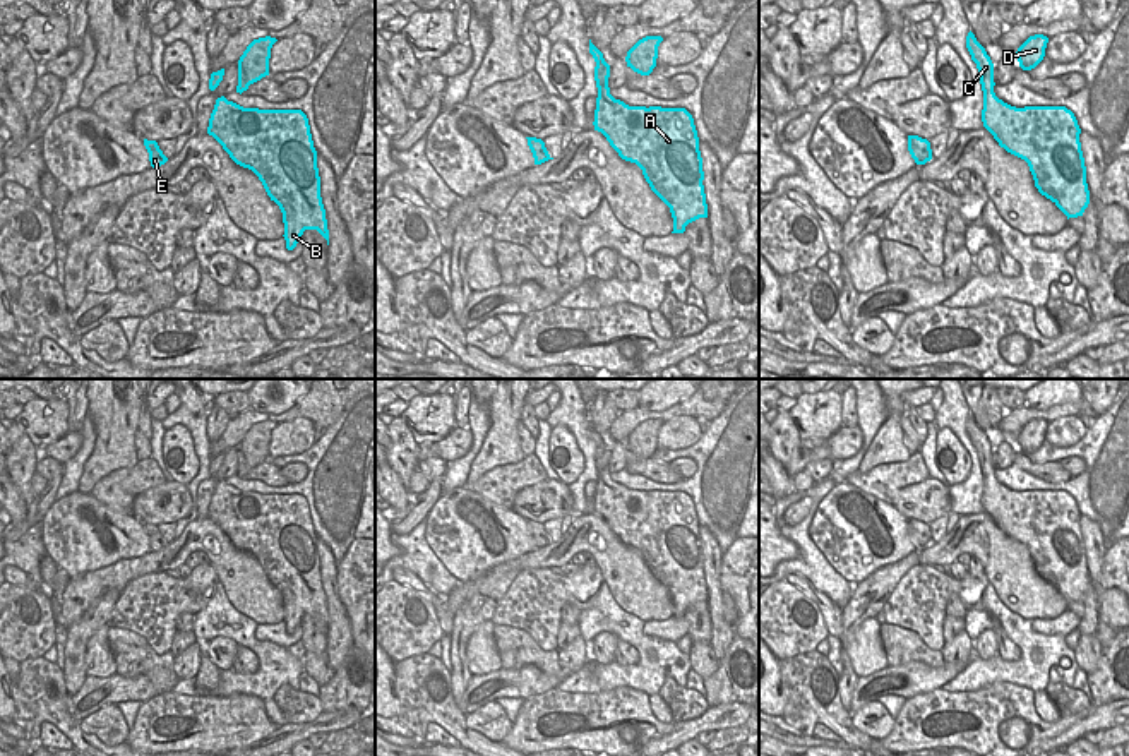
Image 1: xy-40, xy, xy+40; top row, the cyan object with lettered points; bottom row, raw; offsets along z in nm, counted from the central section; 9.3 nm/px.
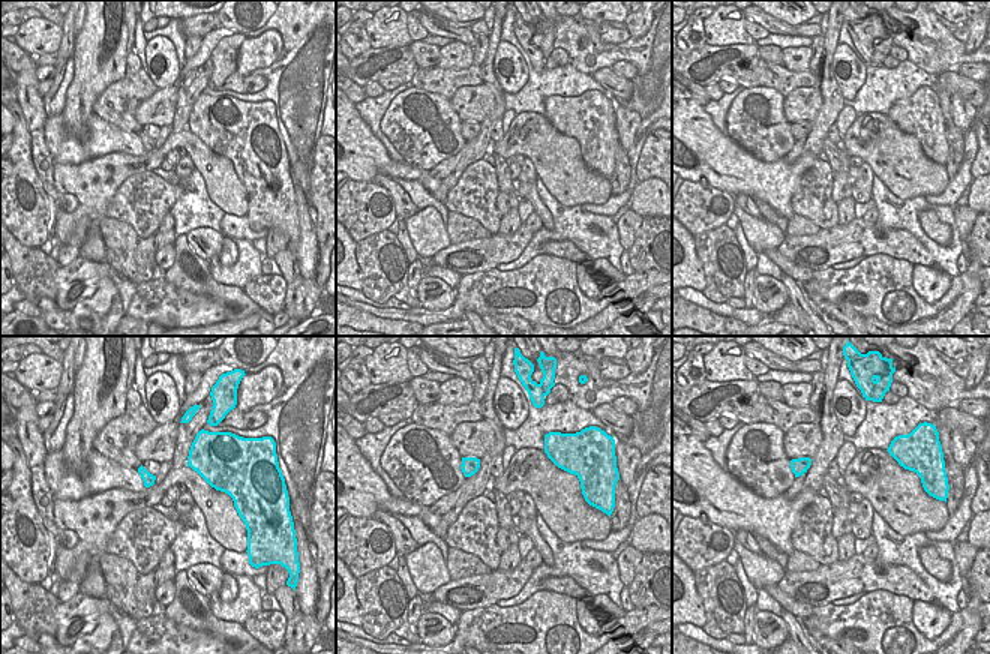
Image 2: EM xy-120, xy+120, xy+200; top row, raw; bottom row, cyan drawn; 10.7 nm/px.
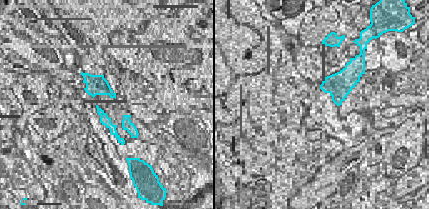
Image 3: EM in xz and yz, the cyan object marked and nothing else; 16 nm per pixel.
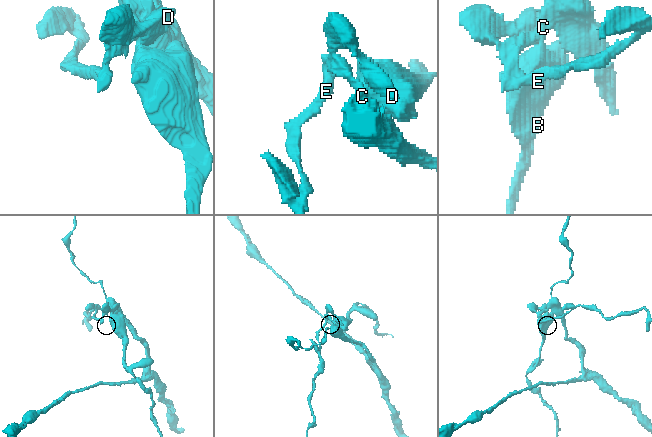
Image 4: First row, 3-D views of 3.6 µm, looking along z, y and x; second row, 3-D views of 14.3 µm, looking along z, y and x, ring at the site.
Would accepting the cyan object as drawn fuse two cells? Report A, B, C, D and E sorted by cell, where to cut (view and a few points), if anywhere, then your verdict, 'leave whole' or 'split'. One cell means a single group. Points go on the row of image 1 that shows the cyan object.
A B / C D E | xy+40 (987, 76), (984, 91) | split

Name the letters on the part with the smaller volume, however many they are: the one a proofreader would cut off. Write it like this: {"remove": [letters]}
{"remove": ["A", "B"]}

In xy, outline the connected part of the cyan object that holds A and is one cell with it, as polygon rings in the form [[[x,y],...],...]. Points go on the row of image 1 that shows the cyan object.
[[[605,82],[596,98],[593,125],[622,159],[636,163],[642,170],[651,190],[670,207],[672,233],[684,233],[689,223],[708,218],[699,137],[694,118],[685,108],[629,106],[615,99]]]

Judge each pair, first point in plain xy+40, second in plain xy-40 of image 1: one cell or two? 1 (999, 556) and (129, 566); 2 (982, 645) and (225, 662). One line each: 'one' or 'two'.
1: one
2: one

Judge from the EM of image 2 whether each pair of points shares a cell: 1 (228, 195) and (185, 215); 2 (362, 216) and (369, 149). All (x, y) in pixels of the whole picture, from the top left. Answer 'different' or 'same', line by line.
1: different
2: different

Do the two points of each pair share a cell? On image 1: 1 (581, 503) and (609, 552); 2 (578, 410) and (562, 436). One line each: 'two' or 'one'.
1: two
2: two

